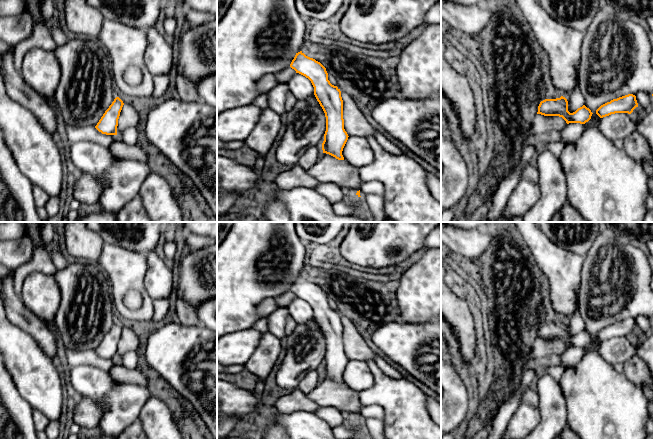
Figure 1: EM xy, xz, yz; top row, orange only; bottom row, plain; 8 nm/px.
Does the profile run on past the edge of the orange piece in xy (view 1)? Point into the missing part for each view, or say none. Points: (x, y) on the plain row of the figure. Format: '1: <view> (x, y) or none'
1: none

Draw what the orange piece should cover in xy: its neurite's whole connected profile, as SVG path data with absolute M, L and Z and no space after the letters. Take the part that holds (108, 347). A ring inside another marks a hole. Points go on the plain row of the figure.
M116 321L95 352L102 358L117 359L118 343L123 329L123 325L119 321Z

